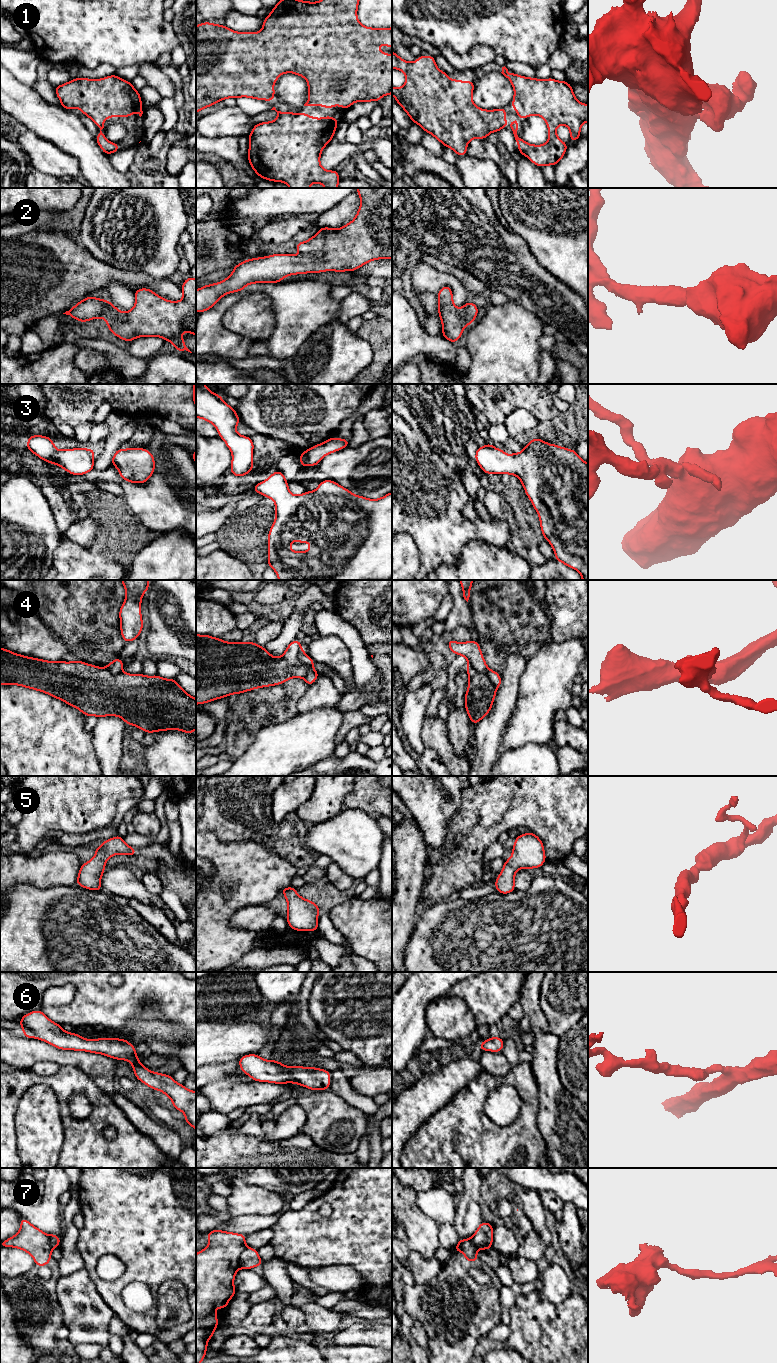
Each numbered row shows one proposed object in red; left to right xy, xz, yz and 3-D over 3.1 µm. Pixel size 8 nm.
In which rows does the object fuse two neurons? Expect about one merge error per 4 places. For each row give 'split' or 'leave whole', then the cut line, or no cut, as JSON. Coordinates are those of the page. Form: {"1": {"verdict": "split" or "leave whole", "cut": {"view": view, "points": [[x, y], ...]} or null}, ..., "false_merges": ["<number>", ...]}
{"1": {"verdict": "leave whole", "cut": null}, "2": {"verdict": "leave whole", "cut": null}, "3": {"verdict": "leave whole", "cut": null}, "4": {"verdict": "split", "cut": {"view": "yz", "points": [[467, 665], [484, 672], [496, 689]]}}, "5": {"verdict": "leave whole", "cut": null}, "6": {"verdict": "leave whole", "cut": null}, "7": {"verdict": "split", "cut": {"view": "xz", "points": [[247, 1247], [240, 1256], [239, 1267]]}}, "false_merges": ["4", "7"]}

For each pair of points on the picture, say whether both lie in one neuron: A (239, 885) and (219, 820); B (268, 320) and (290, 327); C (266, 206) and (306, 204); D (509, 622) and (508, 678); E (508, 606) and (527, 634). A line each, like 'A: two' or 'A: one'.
A: two
B: two
C: one
D: two
E: one

